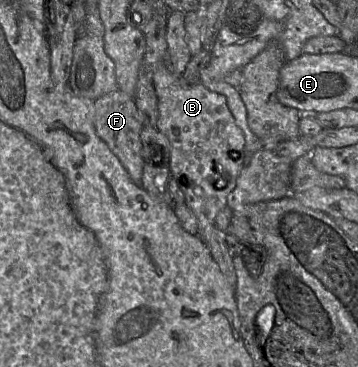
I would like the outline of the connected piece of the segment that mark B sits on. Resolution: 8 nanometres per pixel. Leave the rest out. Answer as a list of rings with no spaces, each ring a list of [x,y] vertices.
[[[166,60],[155,69],[152,75],[152,82],[158,100],[158,120],[156,128],[160,132],[166,135],[170,144],[169,166],[170,166],[171,176],[176,180],[177,185],[181,189],[185,198],[185,204],[191,209],[191,211],[197,218],[198,229],[199,229],[198,235],[200,235],[205,242],[205,238],[207,238],[208,235],[210,235],[212,228],[215,227],[215,219],[218,213],[222,209],[227,207],[228,195],[234,190],[237,178],[240,175],[240,172],[243,168],[244,156],[245,156],[244,135],[241,129],[236,125],[235,120],[228,108],[226,98],[223,95],[208,90],[201,82],[195,84],[187,83],[182,75],[178,76],[170,71],[169,67],[167,66]]]

